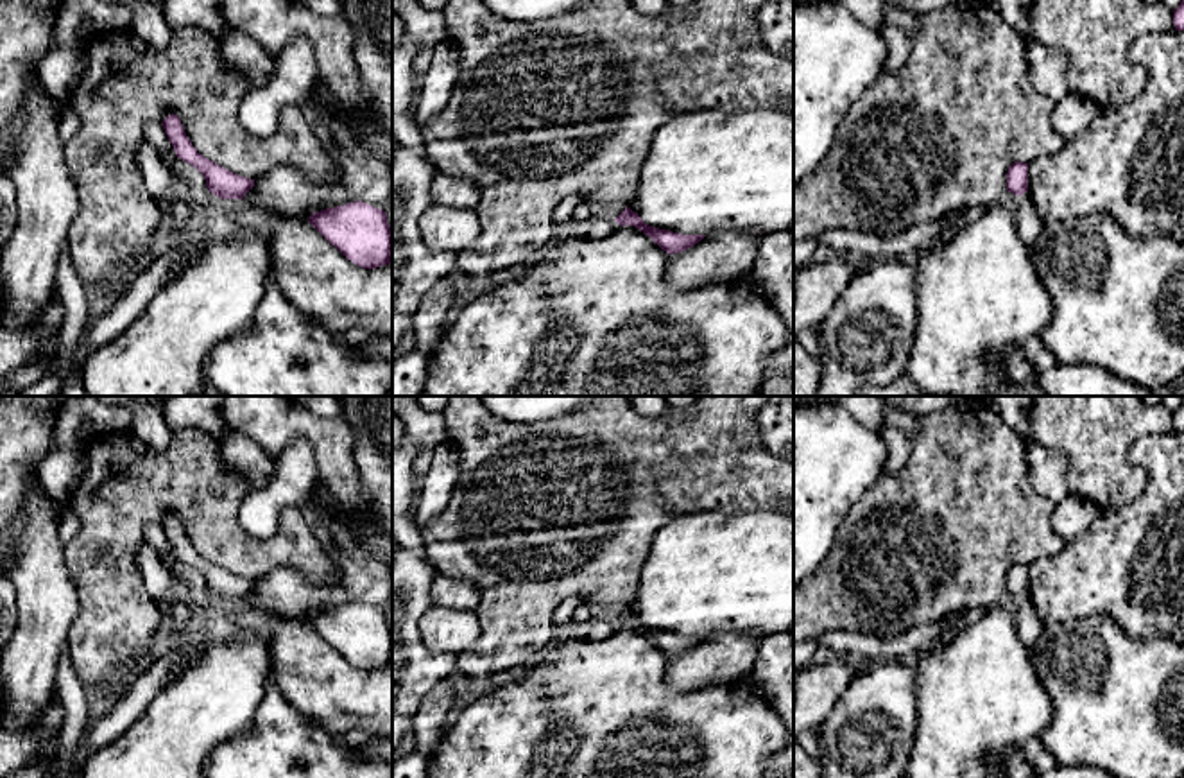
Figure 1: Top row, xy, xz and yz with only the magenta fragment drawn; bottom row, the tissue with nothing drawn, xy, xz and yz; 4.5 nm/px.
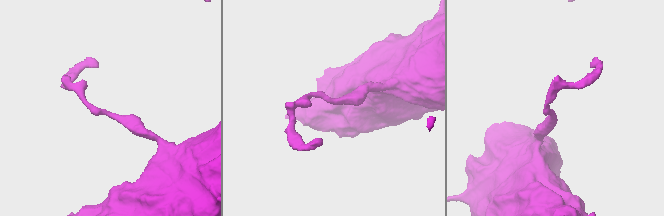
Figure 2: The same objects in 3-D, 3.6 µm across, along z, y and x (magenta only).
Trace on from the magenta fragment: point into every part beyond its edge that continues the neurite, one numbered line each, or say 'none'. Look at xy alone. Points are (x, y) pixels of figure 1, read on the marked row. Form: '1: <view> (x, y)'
none

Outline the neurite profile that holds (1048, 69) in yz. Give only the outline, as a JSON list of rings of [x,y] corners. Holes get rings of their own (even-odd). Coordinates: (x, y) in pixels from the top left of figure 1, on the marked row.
[[[1026,36],[1026,59],[1034,88],[1051,102],[1069,95],[1068,57],[1062,50],[1042,47],[1034,36]]]

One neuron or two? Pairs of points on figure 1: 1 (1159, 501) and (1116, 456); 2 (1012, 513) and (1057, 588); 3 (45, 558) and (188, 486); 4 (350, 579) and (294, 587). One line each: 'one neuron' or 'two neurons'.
1: two neurons
2: two neurons
3: two neurons
4: one neuron

